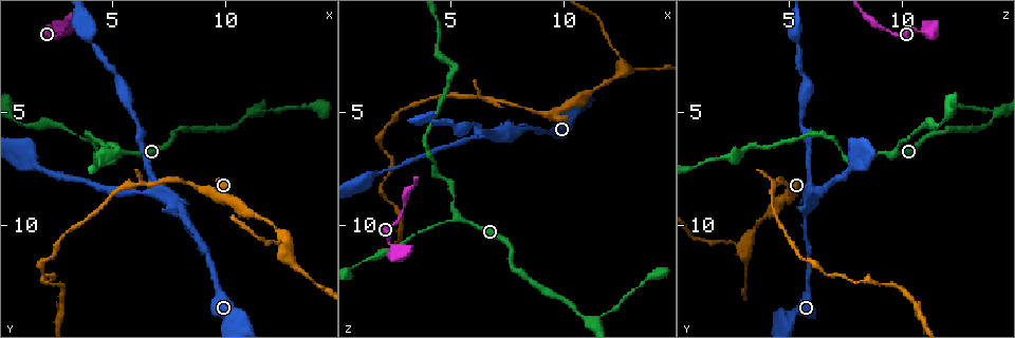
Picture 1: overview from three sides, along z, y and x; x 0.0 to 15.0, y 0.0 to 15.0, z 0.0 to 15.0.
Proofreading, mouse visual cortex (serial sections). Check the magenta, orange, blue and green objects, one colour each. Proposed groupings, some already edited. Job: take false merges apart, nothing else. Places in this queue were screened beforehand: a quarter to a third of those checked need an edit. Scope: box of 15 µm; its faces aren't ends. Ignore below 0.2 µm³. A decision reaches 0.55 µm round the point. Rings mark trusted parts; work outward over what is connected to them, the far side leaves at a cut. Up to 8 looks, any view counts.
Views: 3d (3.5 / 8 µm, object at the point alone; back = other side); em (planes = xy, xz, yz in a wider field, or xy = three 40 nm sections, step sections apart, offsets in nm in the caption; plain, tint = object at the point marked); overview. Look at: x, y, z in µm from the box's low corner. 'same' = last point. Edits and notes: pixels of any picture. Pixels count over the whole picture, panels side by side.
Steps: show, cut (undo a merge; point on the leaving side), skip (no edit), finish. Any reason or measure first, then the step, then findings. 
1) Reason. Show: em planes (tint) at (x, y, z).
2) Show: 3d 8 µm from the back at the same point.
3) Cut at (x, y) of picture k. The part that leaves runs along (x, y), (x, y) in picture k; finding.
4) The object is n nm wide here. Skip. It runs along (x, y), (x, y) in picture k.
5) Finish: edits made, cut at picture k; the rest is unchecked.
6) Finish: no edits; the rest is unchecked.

Sharp bend. Show: 3d 8 µm at (12.6, 10.9, 2.9).

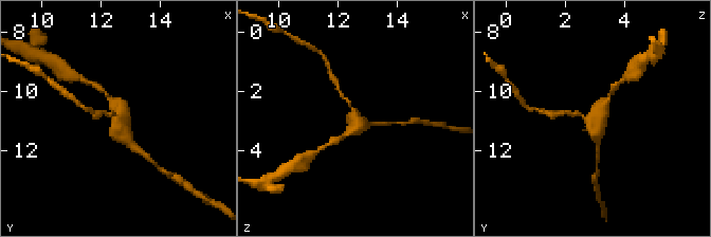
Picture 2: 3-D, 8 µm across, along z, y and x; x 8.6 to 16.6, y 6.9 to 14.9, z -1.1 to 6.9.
Show: 3d 3.5 µm from the back at (12.7, 10.9, 3.0).

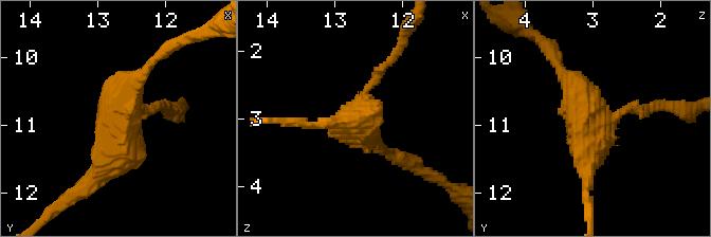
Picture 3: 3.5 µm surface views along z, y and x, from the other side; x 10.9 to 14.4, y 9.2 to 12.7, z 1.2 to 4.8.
Show: em xy step 2 (tint) at (12.65, 10.95, 3.05).

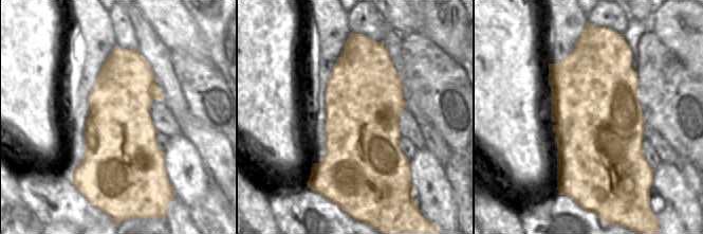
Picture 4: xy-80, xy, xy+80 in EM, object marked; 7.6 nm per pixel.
The object is 600 nm wide here. Skip. It runs along (147, 68), (89, 181) in picture 3; one cell here.

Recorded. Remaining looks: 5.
Show: em xy step 1 (tint) at (8.9, 8.4, 5.1).

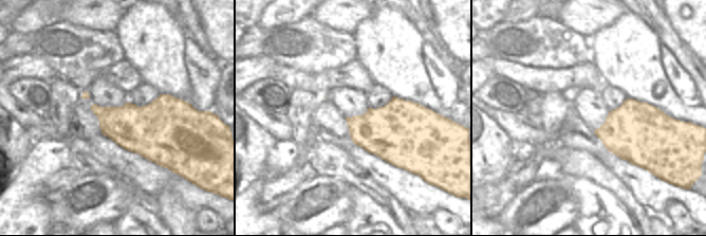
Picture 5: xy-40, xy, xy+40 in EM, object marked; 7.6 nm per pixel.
See where the arms go. Show: 3d 3.5 µm at the same point.

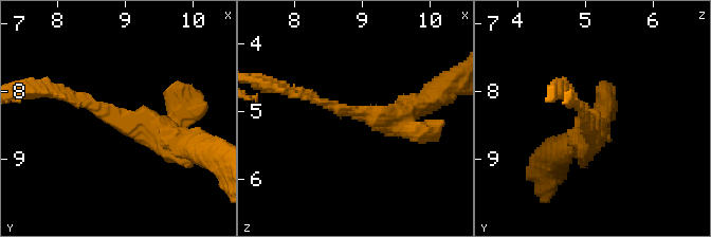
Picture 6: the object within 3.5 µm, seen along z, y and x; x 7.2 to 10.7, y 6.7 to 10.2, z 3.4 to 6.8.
Skip. It runs along (417, 129), (296, 93) in picture 6; continuous, no second cell.

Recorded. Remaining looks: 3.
Abrupt turn. Show: 3d 3.5 µm at (2.6, 1.3, 11.1).

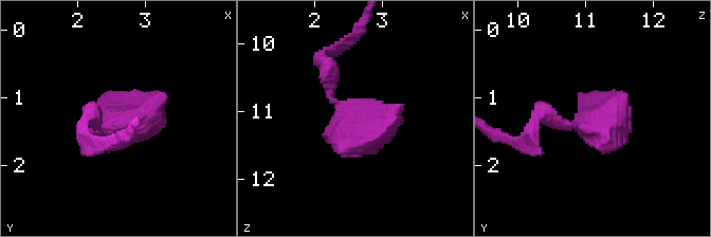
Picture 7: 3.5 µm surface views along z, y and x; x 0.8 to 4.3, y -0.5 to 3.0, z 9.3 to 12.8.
Skip. It runs along (324, 64), (330, 96), (360, 121), (402, 107) in picture 7; one cell here.

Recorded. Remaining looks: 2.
Thick turns thin. Show: 3d 3.5 µm at (12.0, 5.0, 13.8).

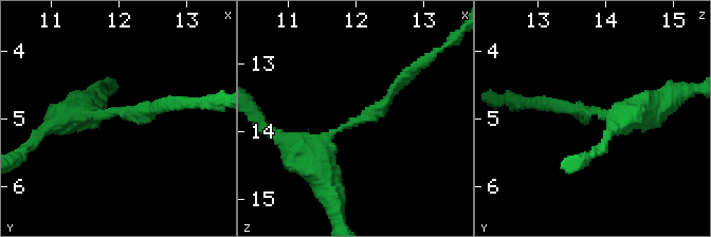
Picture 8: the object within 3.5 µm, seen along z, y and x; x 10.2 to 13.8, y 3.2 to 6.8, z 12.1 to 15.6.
The arms are 150, 350 nm wide; now the EM. Show: em xy step 3 (tint) at (11.95, 4.90, 13.90).

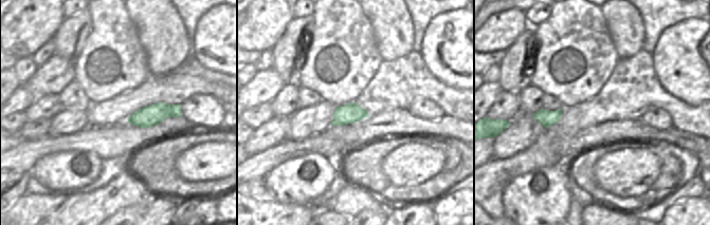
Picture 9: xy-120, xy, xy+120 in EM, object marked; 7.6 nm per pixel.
Skip. All the same cell.

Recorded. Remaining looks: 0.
Finish: no edits; the rest is unchecked.

